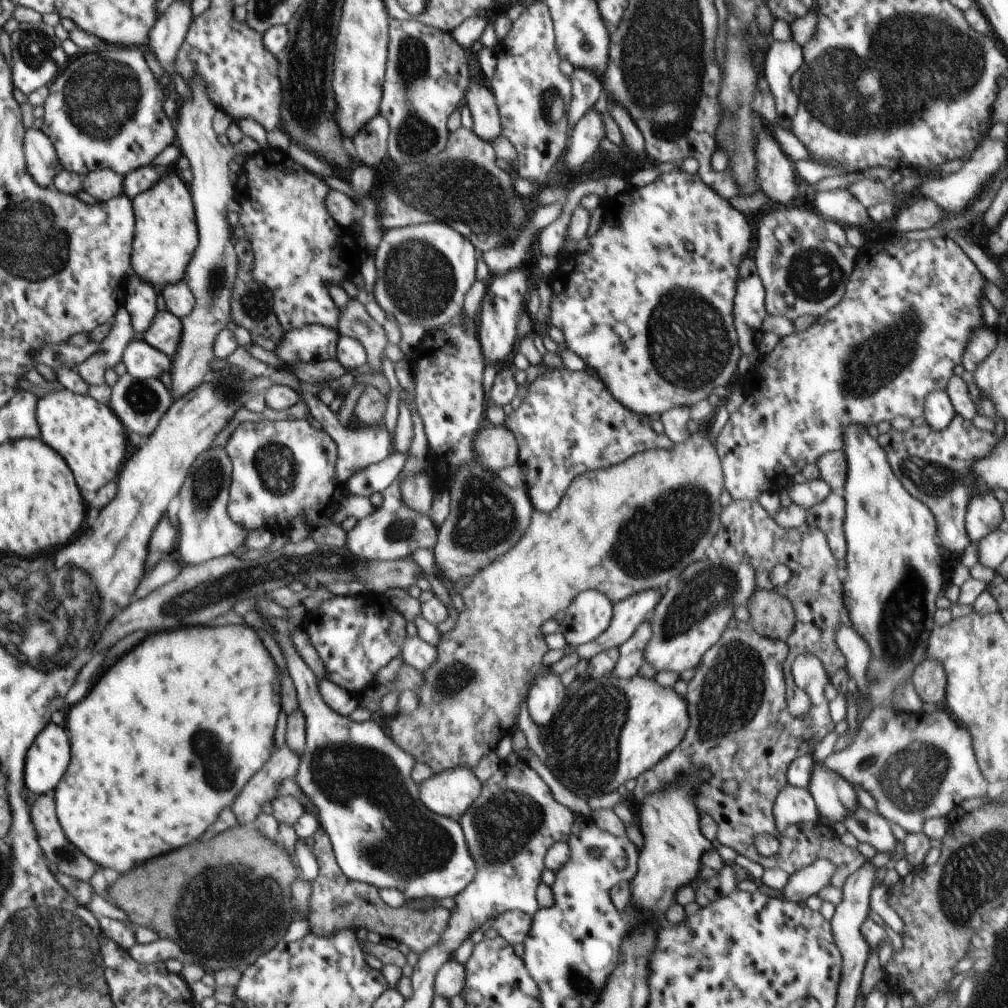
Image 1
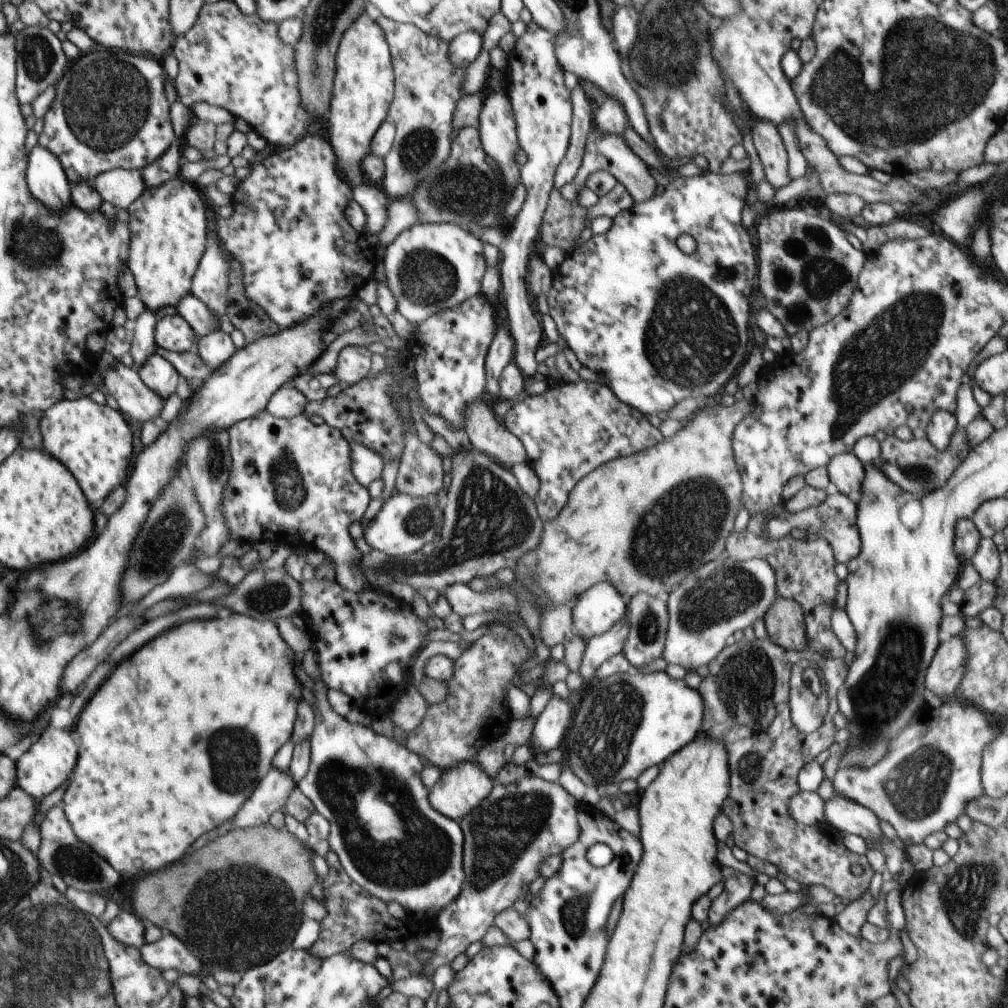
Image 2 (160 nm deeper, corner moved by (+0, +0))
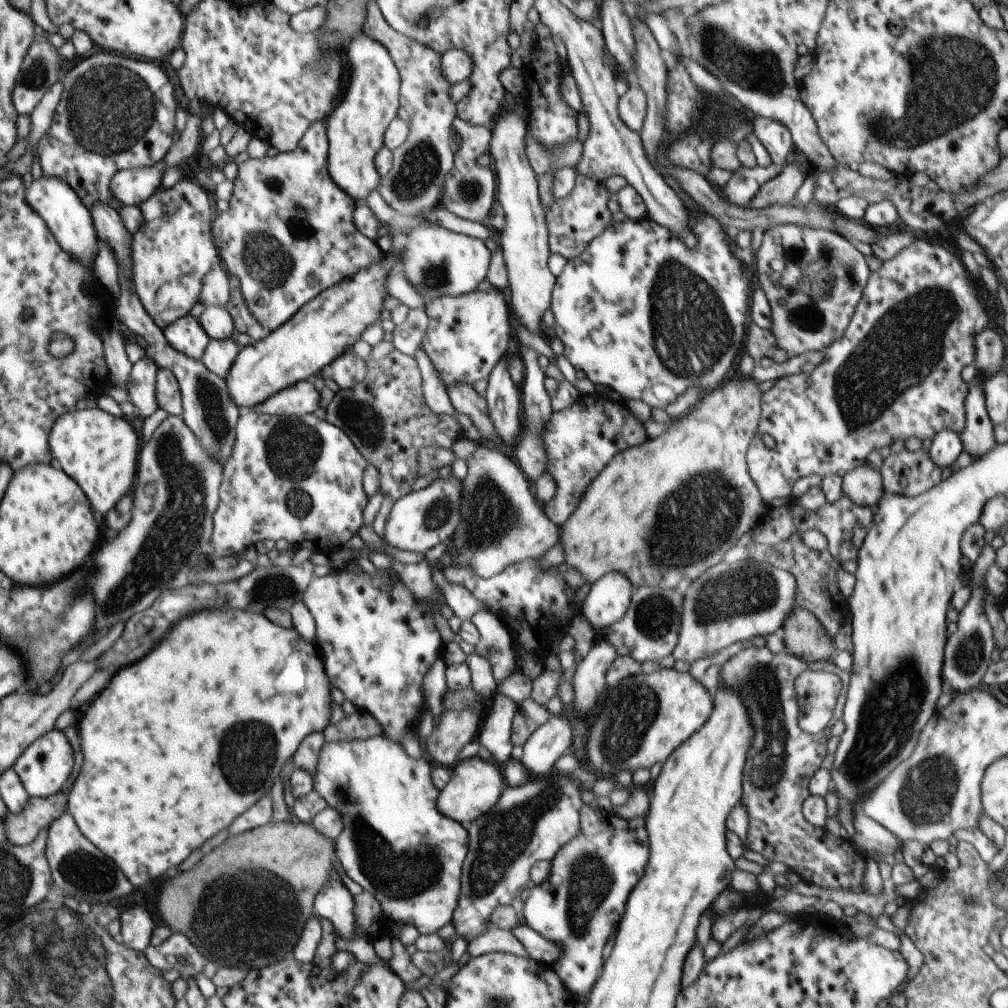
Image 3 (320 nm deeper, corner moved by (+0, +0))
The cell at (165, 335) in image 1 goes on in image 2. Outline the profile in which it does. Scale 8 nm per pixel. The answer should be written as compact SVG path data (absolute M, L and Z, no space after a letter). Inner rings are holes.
M164 315L155 326L155 343L158 347L175 352L196 352L198 336L195 330L180 316Z

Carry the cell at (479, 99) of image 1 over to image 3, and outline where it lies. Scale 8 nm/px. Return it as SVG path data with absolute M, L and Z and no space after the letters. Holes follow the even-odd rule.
M502 111L496 116L489 155L494 157L495 176L498 182L498 200L505 212L506 226L500 234L500 247L507 264L510 304L514 320L522 324L528 332L541 334L544 312L551 308L551 294L556 277L548 266L549 230L545 219L545 208L539 197L538 176L534 173L526 157L525 135L527 124L515 111Z

